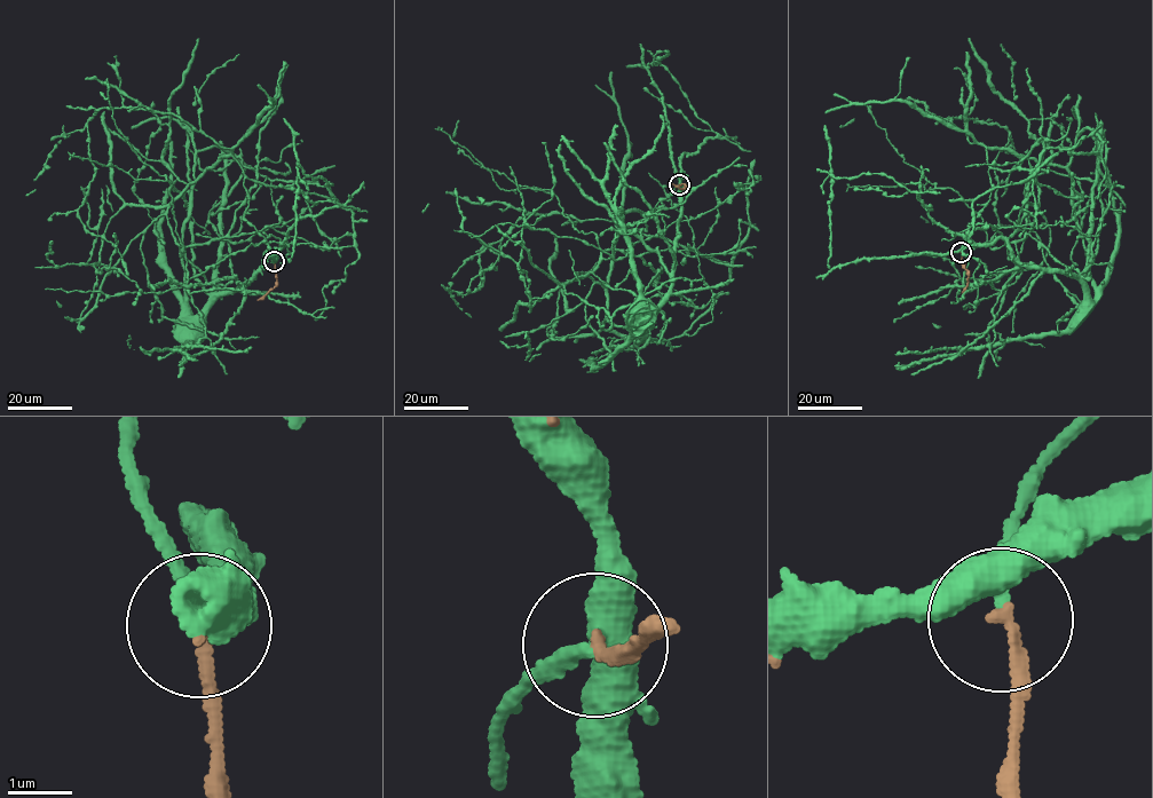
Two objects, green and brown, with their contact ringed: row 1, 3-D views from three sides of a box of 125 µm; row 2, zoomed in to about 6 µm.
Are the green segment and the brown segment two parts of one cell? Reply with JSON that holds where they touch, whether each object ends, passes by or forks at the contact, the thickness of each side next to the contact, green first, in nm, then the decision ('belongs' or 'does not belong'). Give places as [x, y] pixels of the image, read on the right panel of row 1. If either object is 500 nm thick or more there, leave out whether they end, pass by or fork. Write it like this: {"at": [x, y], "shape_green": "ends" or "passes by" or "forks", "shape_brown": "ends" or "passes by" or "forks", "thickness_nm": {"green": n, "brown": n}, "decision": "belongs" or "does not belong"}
{"at": [961, 252], "shape_green": "passes by", "shape_brown": "ends", "thickness_nm": {"green": 160, "brown": 200}, "decision": "belongs"}

